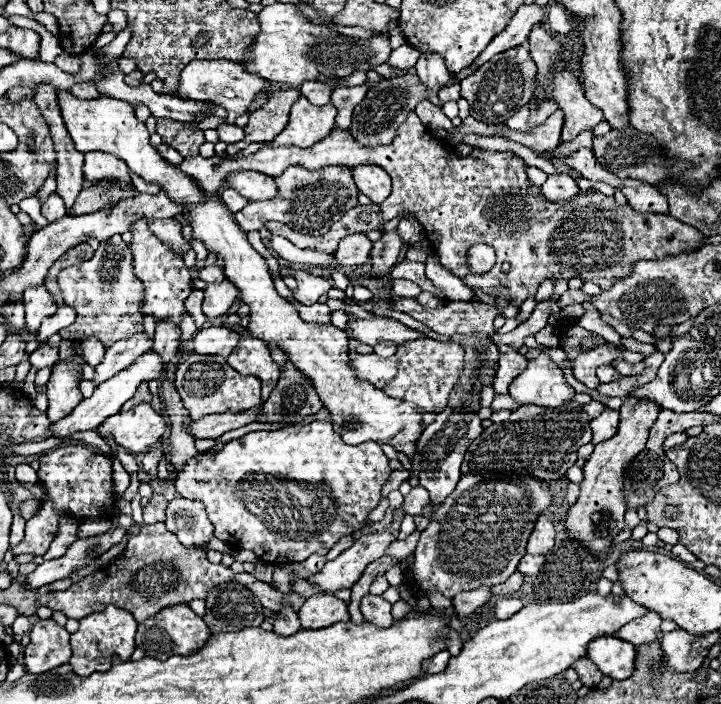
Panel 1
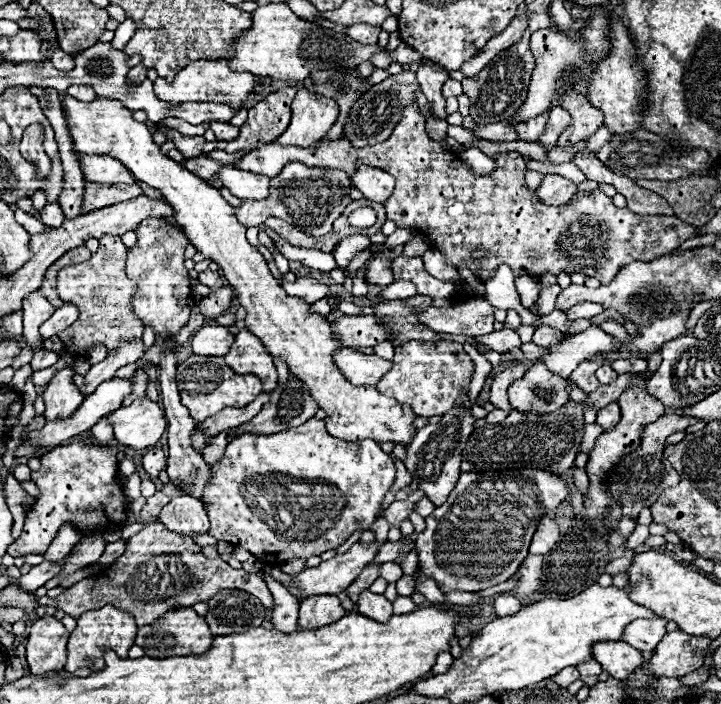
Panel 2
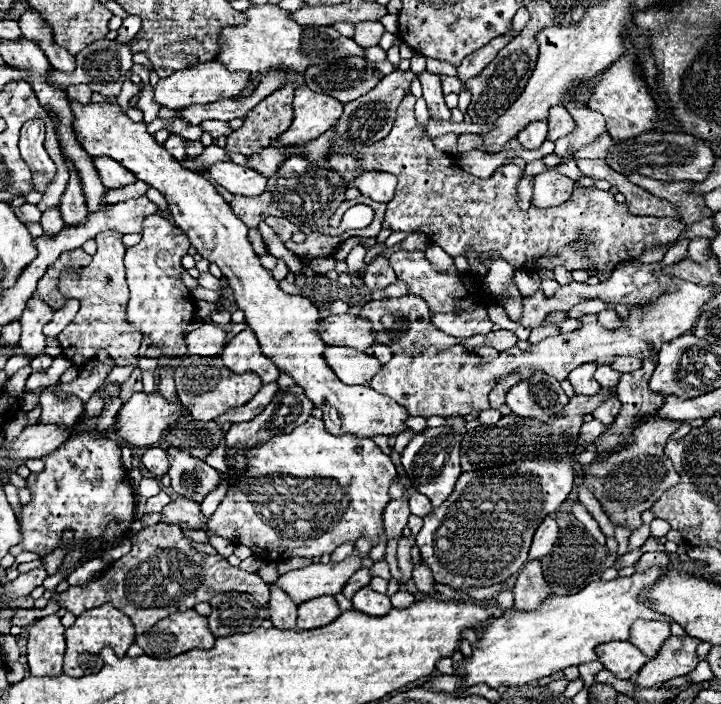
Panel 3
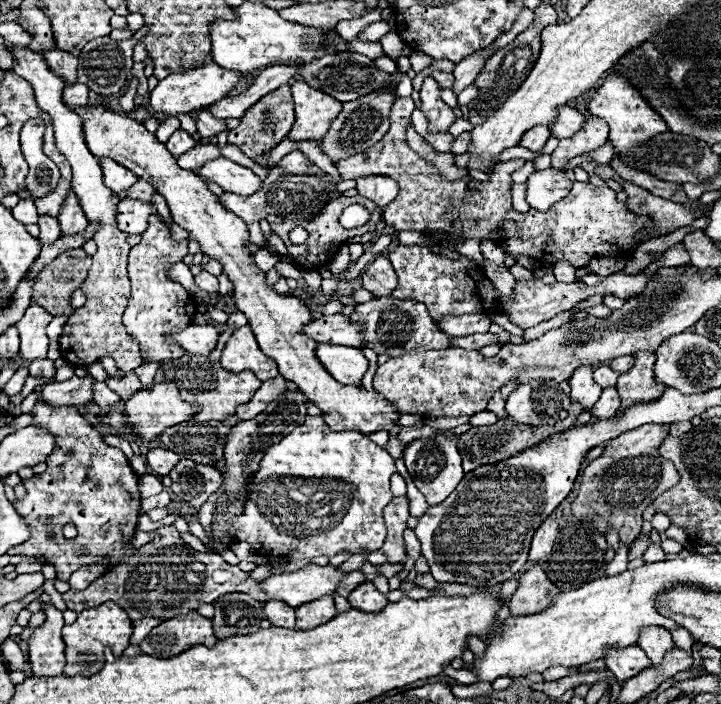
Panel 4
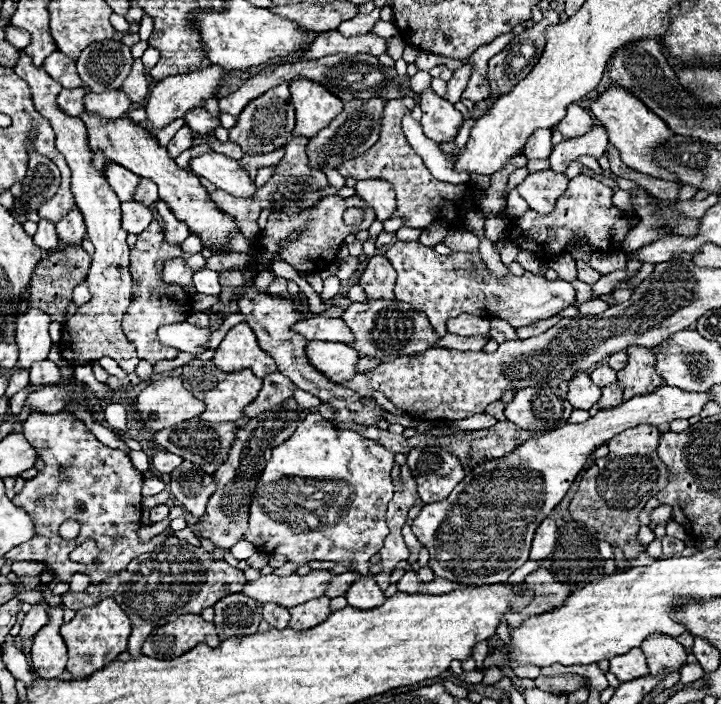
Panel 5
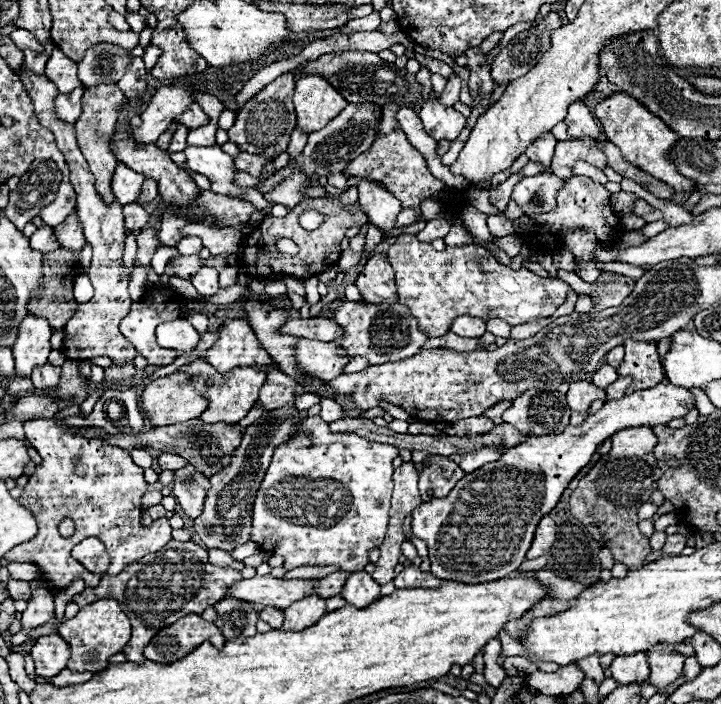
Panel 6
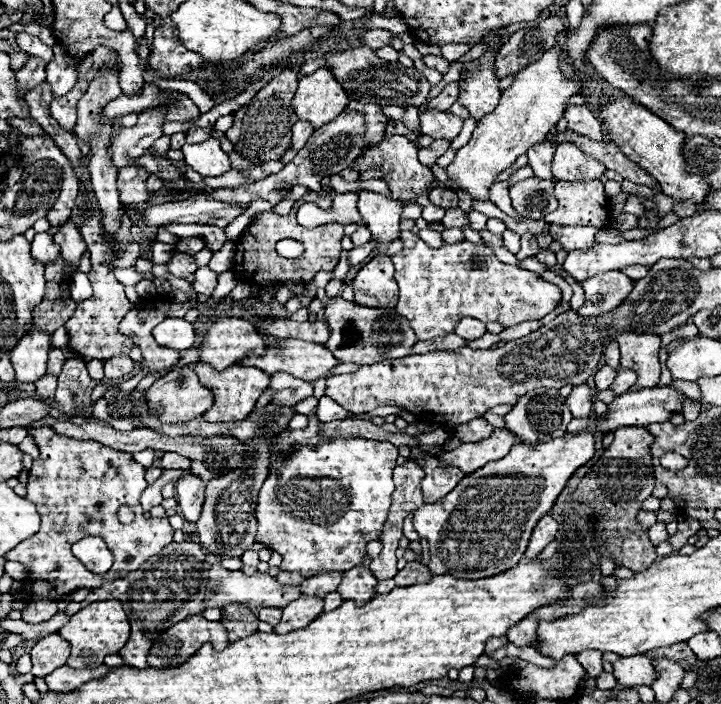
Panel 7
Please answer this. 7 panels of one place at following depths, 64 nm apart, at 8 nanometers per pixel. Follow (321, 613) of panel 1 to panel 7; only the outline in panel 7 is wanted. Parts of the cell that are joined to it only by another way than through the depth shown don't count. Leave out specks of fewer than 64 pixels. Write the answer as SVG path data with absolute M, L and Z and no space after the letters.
M302 594L298 600L288 604L286 608L282 608L282 612L284 612L282 620L274 630L276 632L290 632L302 629L304 624L310 624L312 620L316 620L316 616L320 616L322 610L324 610L322 598Z

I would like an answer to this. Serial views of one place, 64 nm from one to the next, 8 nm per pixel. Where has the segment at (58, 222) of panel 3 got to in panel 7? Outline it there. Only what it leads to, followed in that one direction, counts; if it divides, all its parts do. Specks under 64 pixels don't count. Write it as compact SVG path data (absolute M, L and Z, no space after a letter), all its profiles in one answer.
M38 232L32 240L32 256L42 262L48 264L52 260L56 260L56 256L60 254L60 246L52 240L50 232Z

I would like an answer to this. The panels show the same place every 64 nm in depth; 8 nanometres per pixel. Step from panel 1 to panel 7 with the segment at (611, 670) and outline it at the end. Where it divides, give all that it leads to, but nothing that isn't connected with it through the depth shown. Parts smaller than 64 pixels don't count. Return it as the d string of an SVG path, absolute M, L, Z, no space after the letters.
M644 654L640 656L624 656L624 658L618 658L614 664L612 664L612 674L614 678L618 680L620 686L650 686L652 680L656 678L656 672L650 664L650 658L646 658Z

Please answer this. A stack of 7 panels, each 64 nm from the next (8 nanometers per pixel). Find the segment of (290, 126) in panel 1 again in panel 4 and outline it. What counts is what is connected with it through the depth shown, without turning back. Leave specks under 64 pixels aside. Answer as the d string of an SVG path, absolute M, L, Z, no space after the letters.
M304 82L292 84L292 96L296 104L296 122L288 132L288 140L320 140L328 132L332 120L342 112L342 104Z

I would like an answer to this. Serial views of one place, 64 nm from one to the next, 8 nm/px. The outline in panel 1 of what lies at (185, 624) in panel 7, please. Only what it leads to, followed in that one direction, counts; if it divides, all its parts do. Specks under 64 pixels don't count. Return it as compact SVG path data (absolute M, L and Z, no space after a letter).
M174 604L168 608L162 608L154 618L144 620L138 624L138 634L136 634L136 646L144 650L146 656L150 658L160 658L168 660L170 656L188 656L202 648L206 640L210 638L210 628L204 624L204 620L190 610L188 604Z

